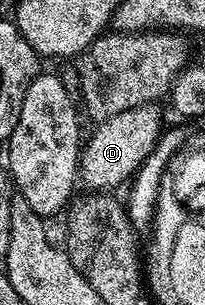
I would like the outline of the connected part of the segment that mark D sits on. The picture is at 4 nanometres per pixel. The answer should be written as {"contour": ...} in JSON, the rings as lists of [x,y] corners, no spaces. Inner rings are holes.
{"contour":[[[154,104],[130,108],[128,112],[120,112],[116,116],[112,116],[107,122],[97,123],[91,134],[89,131],[80,155],[80,178],[83,183],[86,181],[85,189],[87,191],[114,192],[117,191],[117,186],[124,185],[123,187],[125,187],[133,179],[142,162],[154,150],[154,146],[157,145],[163,134],[162,114],[157,110],[158,108]]]}

